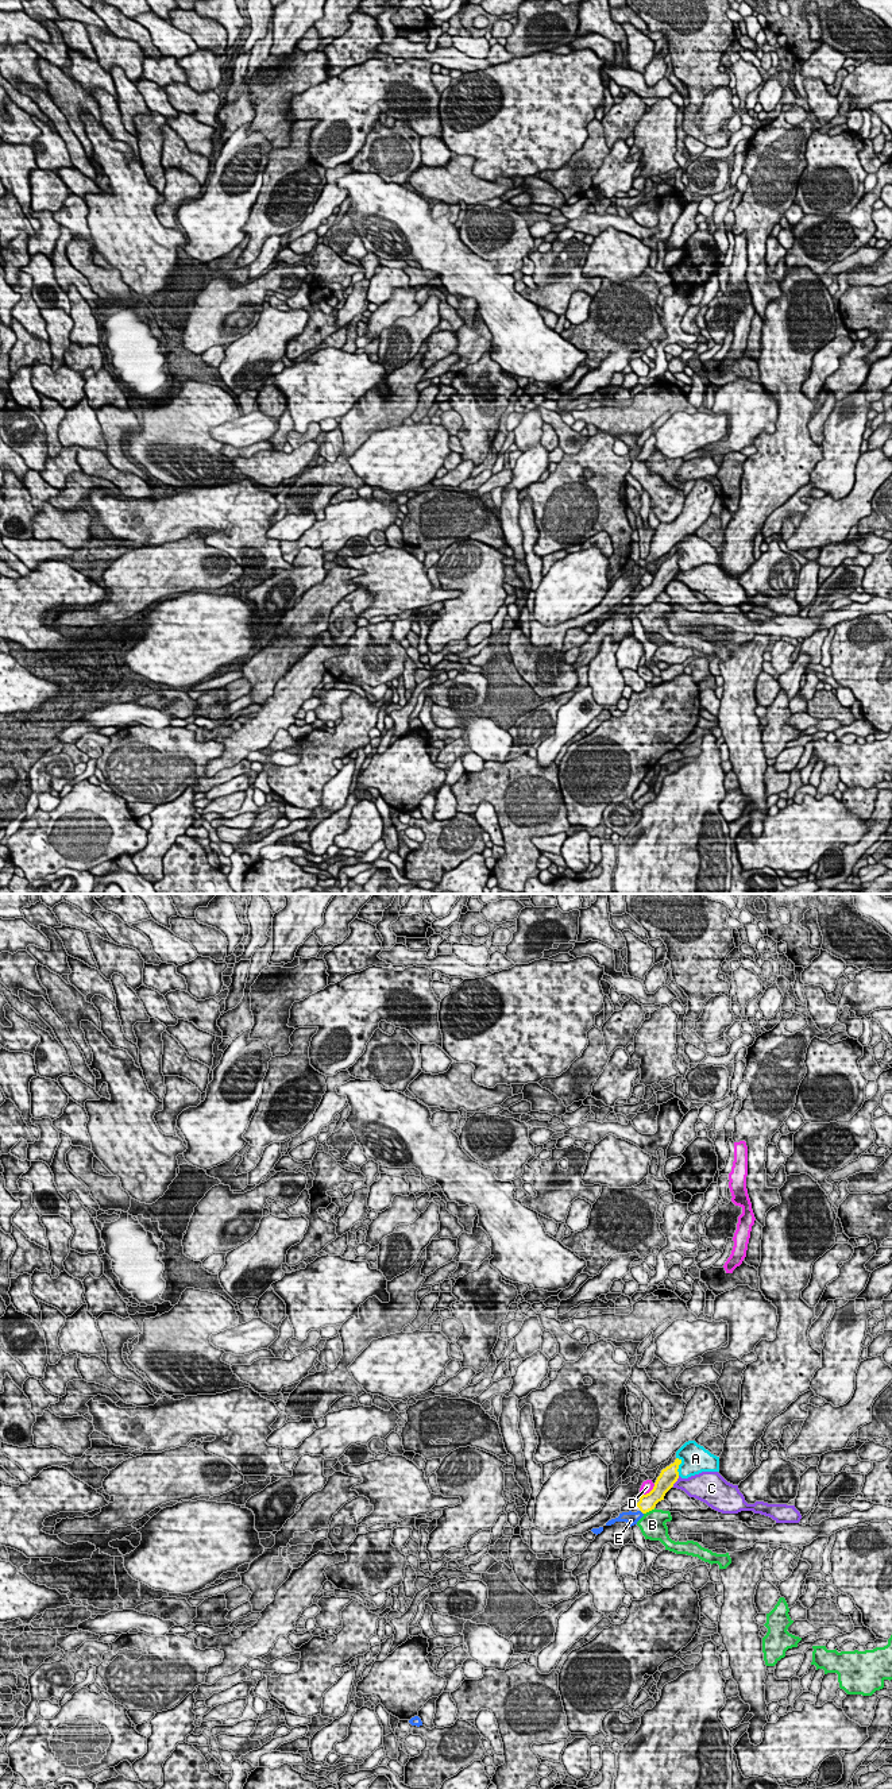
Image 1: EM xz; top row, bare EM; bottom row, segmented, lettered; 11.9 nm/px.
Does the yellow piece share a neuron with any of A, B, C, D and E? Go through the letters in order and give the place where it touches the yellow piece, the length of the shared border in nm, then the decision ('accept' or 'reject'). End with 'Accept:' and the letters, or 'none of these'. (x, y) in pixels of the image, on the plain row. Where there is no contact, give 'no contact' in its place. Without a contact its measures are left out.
A: xz (678, 559) | 220 nm | reject
B: xz (649, 602) | 160 nm | reject
C: xz (676, 573) | 150 nm | reject
D: xz (649, 585) | 220 nm | reject
E: xz (641, 604) | 70 nm | accept
Accept: E

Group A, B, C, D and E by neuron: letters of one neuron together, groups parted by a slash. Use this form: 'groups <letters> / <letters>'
groups A / B / C / D / E

